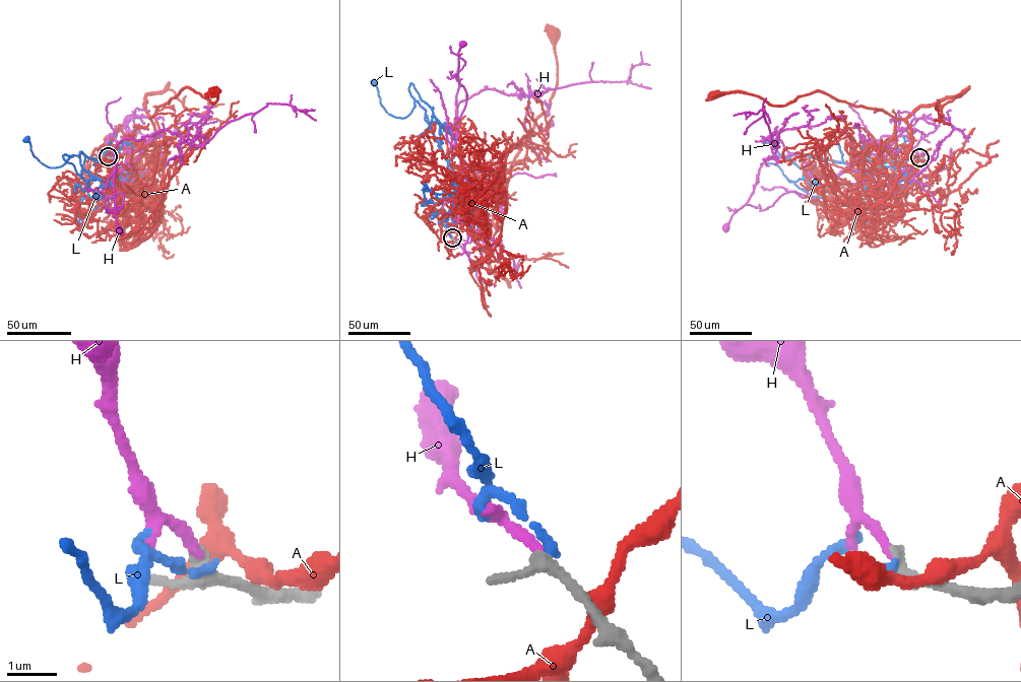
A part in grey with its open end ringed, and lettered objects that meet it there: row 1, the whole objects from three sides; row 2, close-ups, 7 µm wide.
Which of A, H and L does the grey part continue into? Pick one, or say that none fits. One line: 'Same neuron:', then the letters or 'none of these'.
Same neuron: H

